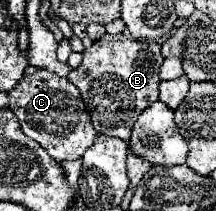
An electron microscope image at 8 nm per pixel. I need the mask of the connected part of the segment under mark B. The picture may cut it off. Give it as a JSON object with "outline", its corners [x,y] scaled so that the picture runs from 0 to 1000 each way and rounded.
{"outline":[[[574,156],[481,166],[389,232],[389,289],[361,327],[333,327],[315,374],[343,393],[398,488],[398,526],[454,630],[602,668],[602,611],[639,564],[639,536],[694,488],[731,479],[741,318],[759,270],[741,261],[741,213],[713,194],[602,185]]]}

